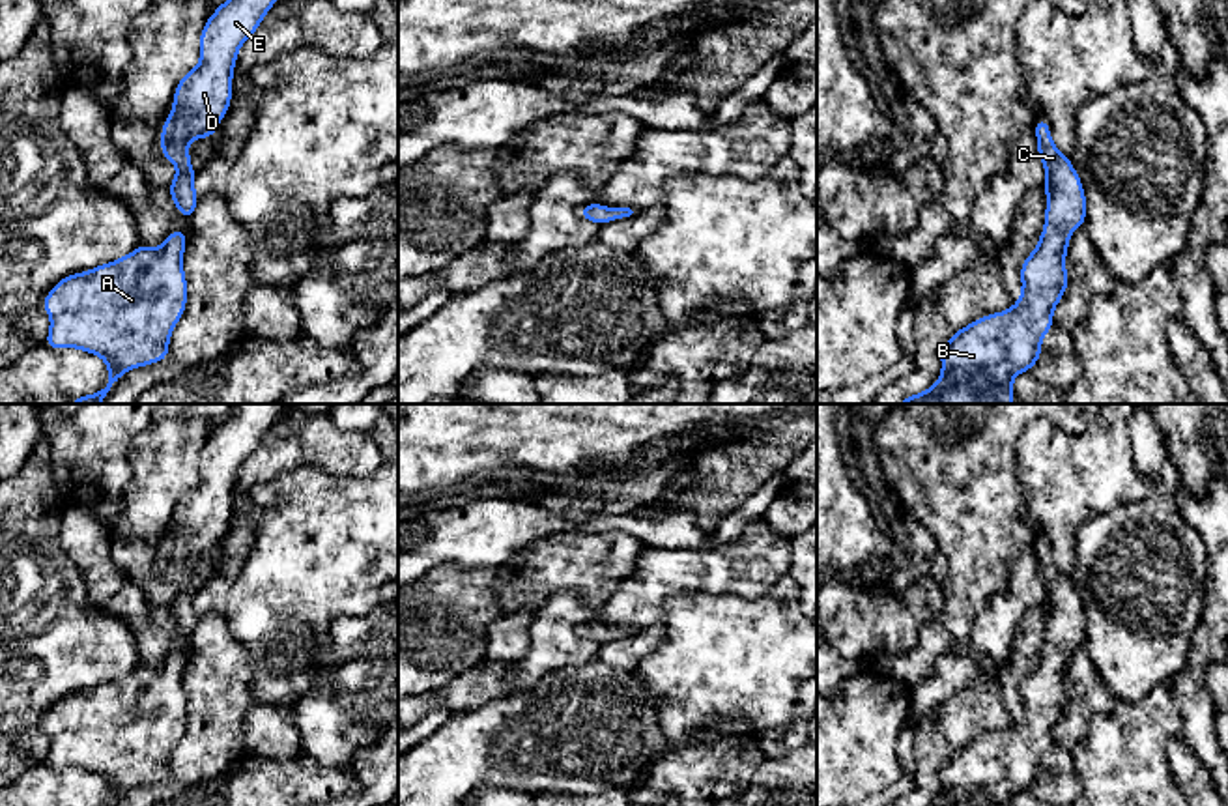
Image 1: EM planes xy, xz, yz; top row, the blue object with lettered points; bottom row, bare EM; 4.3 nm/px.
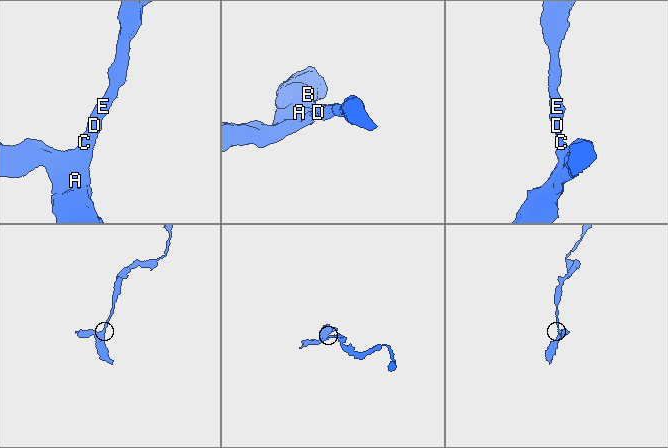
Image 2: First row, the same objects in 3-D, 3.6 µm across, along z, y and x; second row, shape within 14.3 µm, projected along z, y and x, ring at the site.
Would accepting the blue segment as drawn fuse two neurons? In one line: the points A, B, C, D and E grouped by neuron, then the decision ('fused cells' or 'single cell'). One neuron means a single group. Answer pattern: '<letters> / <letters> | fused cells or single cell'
A B C D E | single cell

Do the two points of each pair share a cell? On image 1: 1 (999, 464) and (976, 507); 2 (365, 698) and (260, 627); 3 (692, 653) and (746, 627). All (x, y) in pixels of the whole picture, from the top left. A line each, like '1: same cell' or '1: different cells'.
1: same cell
2: different cells
3: same cell

